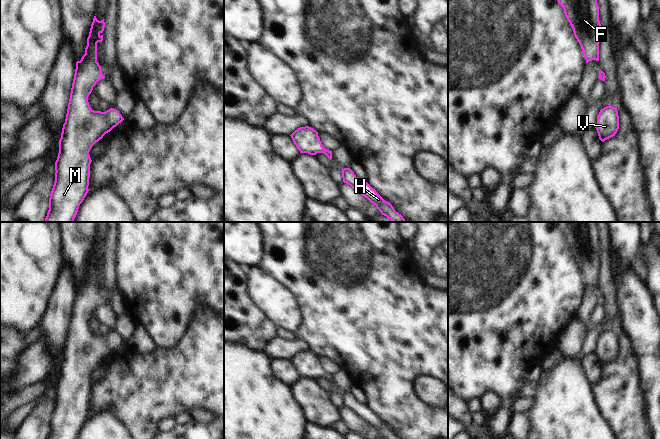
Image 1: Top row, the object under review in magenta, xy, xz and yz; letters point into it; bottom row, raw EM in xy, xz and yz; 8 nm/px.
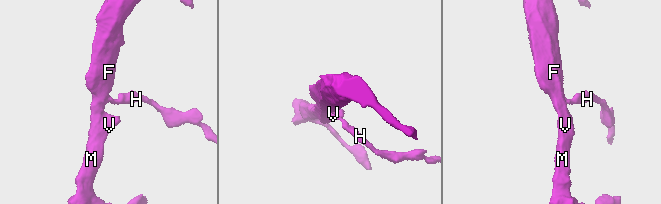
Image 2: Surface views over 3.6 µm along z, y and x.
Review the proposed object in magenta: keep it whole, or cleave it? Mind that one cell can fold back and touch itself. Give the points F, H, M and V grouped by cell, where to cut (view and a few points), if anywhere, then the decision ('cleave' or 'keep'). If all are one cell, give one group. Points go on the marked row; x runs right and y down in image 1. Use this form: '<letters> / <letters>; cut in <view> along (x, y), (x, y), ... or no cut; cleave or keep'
F H M V; no cut; keep

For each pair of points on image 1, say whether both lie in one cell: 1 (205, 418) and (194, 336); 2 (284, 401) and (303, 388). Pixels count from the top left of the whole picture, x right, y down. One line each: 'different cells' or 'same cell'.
1: different cells
2: different cells

